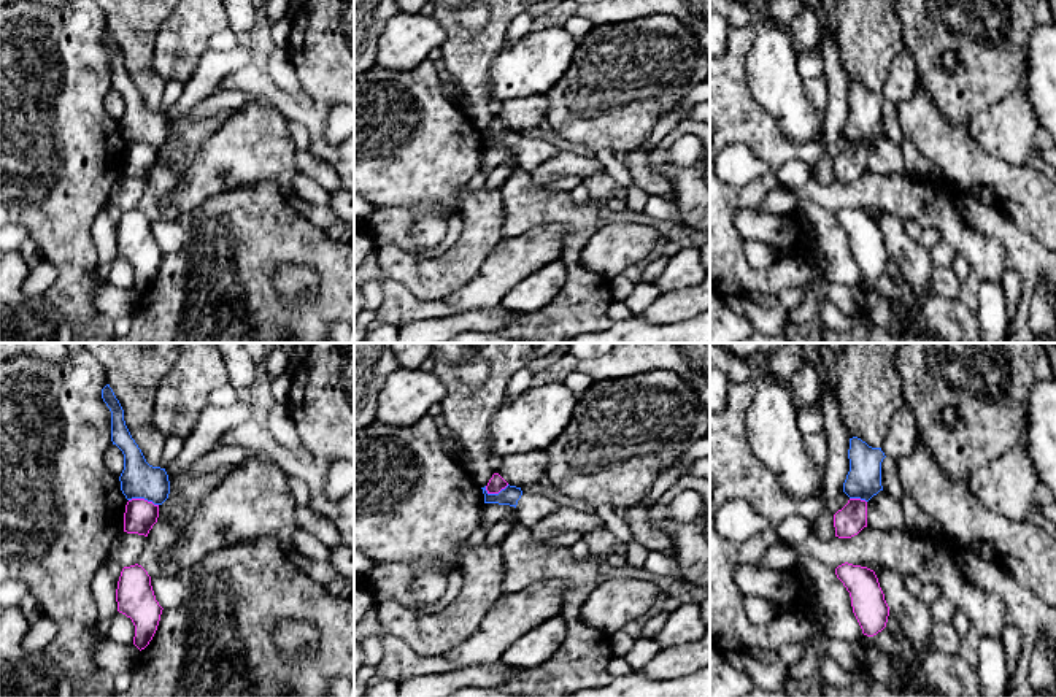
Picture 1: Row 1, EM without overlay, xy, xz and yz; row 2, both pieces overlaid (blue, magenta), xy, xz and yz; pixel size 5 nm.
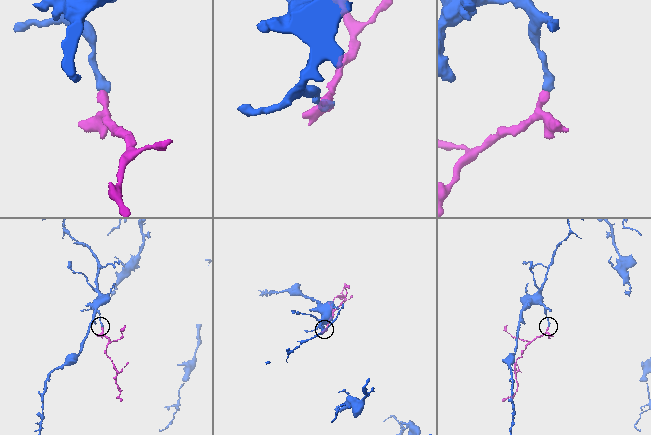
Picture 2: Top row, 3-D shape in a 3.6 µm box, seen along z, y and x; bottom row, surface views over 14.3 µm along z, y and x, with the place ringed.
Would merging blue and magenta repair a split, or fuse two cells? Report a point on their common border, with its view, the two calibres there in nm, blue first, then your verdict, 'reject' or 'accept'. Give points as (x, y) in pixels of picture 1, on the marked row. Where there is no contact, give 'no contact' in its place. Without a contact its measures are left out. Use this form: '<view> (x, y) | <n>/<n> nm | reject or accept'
xy (143, 497) | 190/160 nm | reject

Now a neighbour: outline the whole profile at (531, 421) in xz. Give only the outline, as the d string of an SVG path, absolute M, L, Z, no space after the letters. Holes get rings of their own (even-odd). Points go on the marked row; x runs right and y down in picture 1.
M562 381L508 397L491 421L491 454L507 457L546 449L567 427L576 402Z

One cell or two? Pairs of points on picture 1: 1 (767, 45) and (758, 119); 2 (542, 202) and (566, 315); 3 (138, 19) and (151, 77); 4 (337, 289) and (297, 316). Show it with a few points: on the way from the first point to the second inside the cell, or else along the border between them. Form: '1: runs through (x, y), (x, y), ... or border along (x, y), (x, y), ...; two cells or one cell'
1: border along (745, 70), (750, 94), (775, 121), (782, 135); two cells
2: runs through (570, 226), (574, 286); one cell
3: runs through (138, 34), (138, 62); one cell
4: runs through (327, 299), (307, 316); one cell

